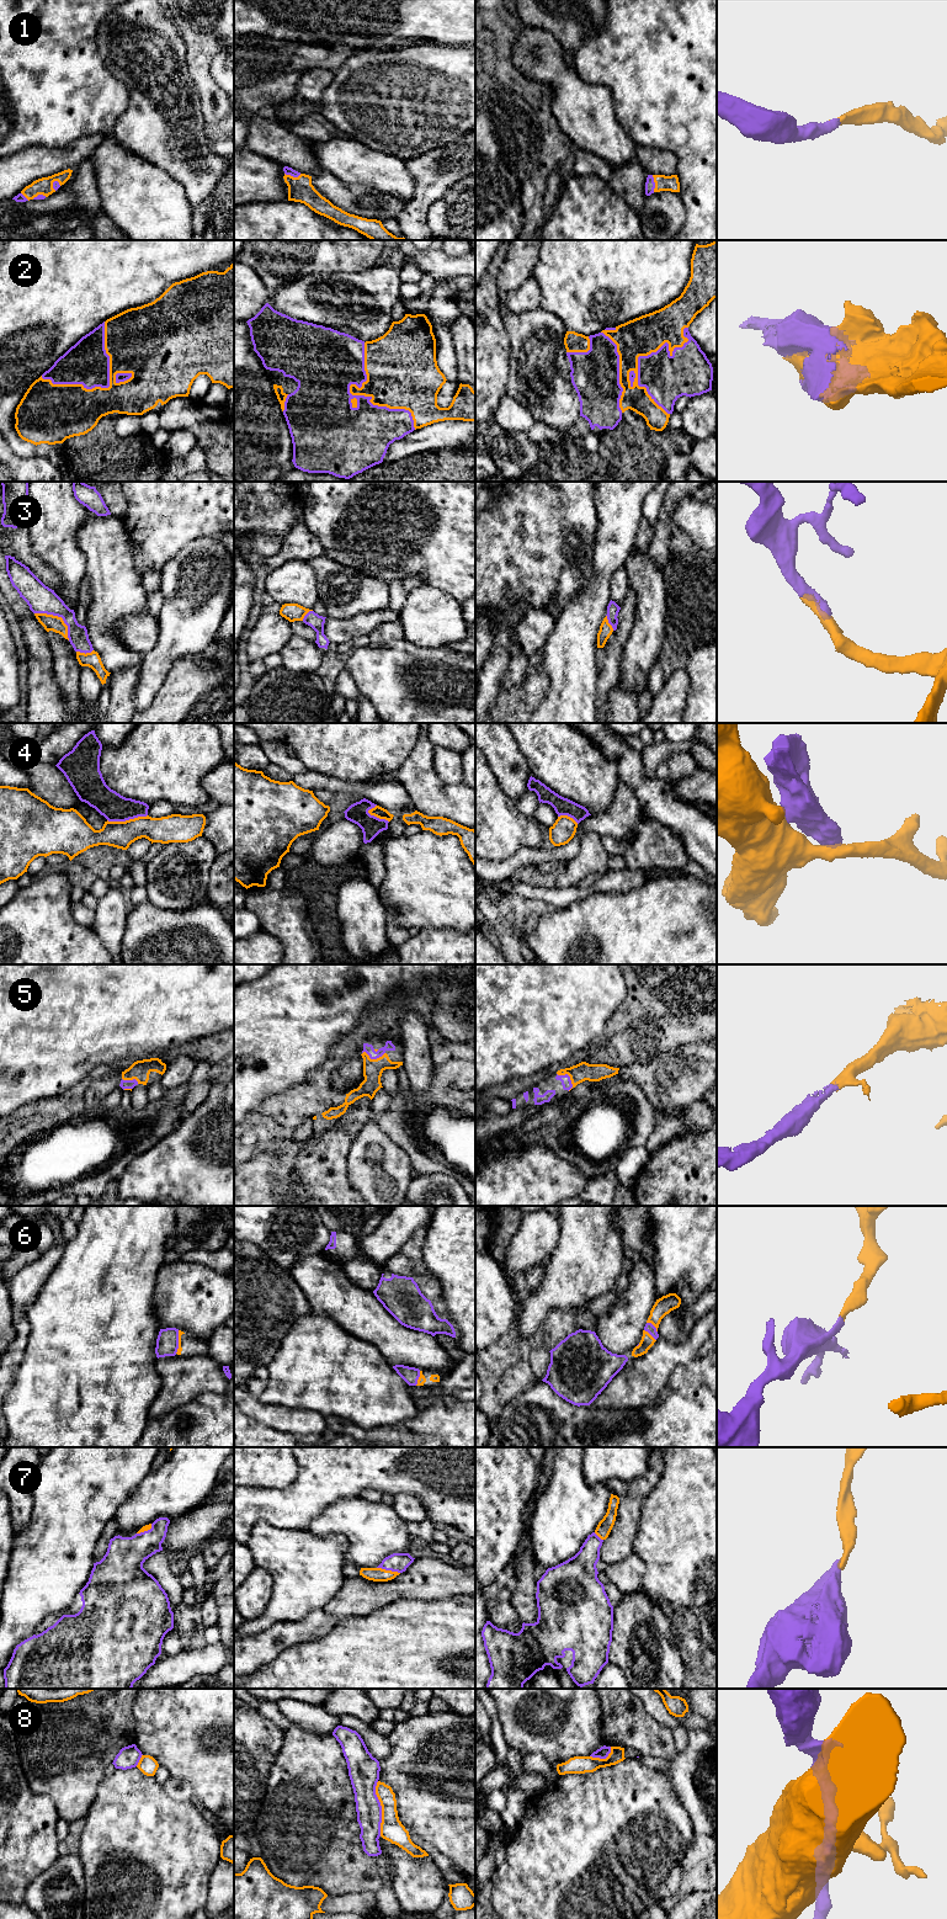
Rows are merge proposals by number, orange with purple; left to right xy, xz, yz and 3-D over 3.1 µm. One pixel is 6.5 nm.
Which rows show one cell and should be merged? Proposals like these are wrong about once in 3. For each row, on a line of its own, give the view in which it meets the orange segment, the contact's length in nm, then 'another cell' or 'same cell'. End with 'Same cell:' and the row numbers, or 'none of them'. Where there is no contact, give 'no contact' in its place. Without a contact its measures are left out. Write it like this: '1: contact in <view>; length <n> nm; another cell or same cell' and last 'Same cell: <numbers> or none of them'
1: contact in yz; length 110 nm; same cell
2: contact in yz; length 600 nm; same cell
3: contact in xy; length 300 nm; same cell
4: contact in xy; length 260 nm; another cell
5: contact in yz; length 150 nm; same cell
6: contact in yz; length 100 nm; same cell
7: contact in xz; length 160 nm; same cell
8: contact in xz; length 360 nm; another cell
Same cell: 1, 2, 3, 5, 6, 7

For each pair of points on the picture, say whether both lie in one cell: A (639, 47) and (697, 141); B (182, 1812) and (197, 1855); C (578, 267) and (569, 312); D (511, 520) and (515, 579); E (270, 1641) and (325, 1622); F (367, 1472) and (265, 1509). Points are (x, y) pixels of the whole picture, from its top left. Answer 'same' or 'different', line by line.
A: same
B: same
C: same
D: same
E: same
F: same

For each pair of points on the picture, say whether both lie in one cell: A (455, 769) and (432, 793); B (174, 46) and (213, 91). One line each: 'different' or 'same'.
A: different
B: different

